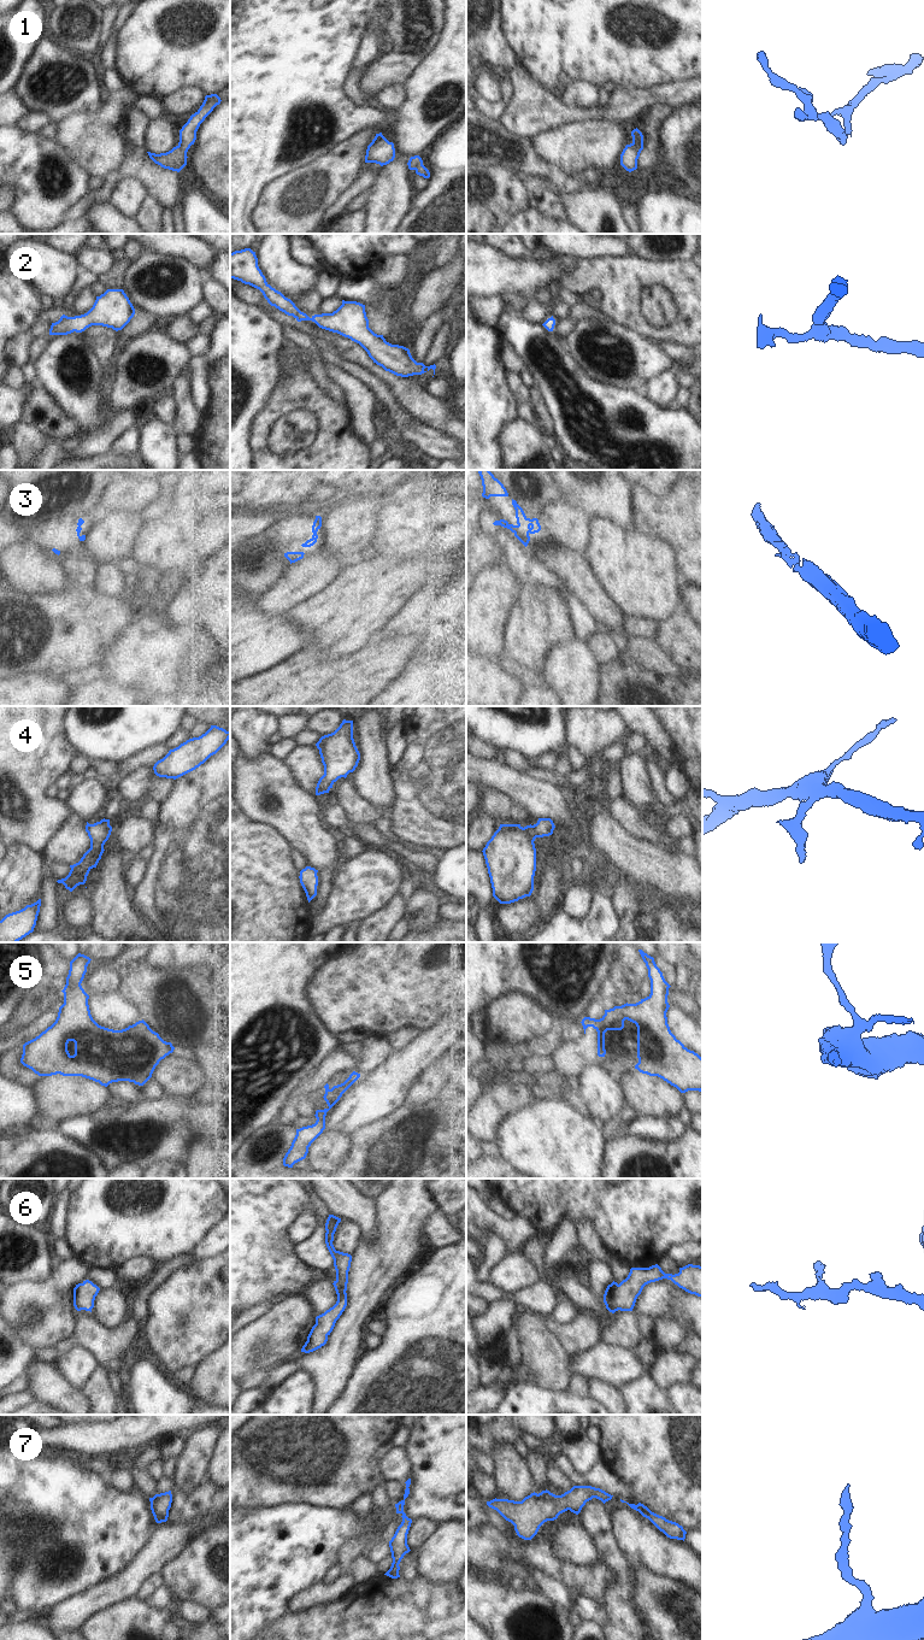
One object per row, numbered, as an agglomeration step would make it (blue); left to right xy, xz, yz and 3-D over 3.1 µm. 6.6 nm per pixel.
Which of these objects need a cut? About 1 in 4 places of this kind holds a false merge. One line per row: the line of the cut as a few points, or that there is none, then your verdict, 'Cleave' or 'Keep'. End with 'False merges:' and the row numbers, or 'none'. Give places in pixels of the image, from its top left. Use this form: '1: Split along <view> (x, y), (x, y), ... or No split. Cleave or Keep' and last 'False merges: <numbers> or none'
1: No split. Keep
2: No split. Keep
3: No split. Keep
4: No split. Keep
5: No split. Keep
6: No split. Keep
7: No split. Keep
False merges: none

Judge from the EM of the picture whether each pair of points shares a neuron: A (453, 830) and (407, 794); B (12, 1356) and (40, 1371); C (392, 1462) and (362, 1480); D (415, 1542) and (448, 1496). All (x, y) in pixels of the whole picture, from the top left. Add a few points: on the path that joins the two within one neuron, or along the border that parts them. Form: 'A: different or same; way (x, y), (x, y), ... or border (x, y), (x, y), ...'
A: same; way (440, 830), (435, 830), (412, 807)
B: different; border (36, 1361), (25, 1374)
C: different; border (378, 1459), (378, 1470), (384, 1481)
D: different; border (412, 1520), (430, 1518), (437, 1524)

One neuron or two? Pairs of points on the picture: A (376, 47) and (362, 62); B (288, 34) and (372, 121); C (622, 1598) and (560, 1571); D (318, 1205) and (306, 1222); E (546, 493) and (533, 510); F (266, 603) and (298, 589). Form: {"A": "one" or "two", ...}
{"A": "one", "B": "one", "C": "two", "D": "two", "E": "one", "F": "one"}

